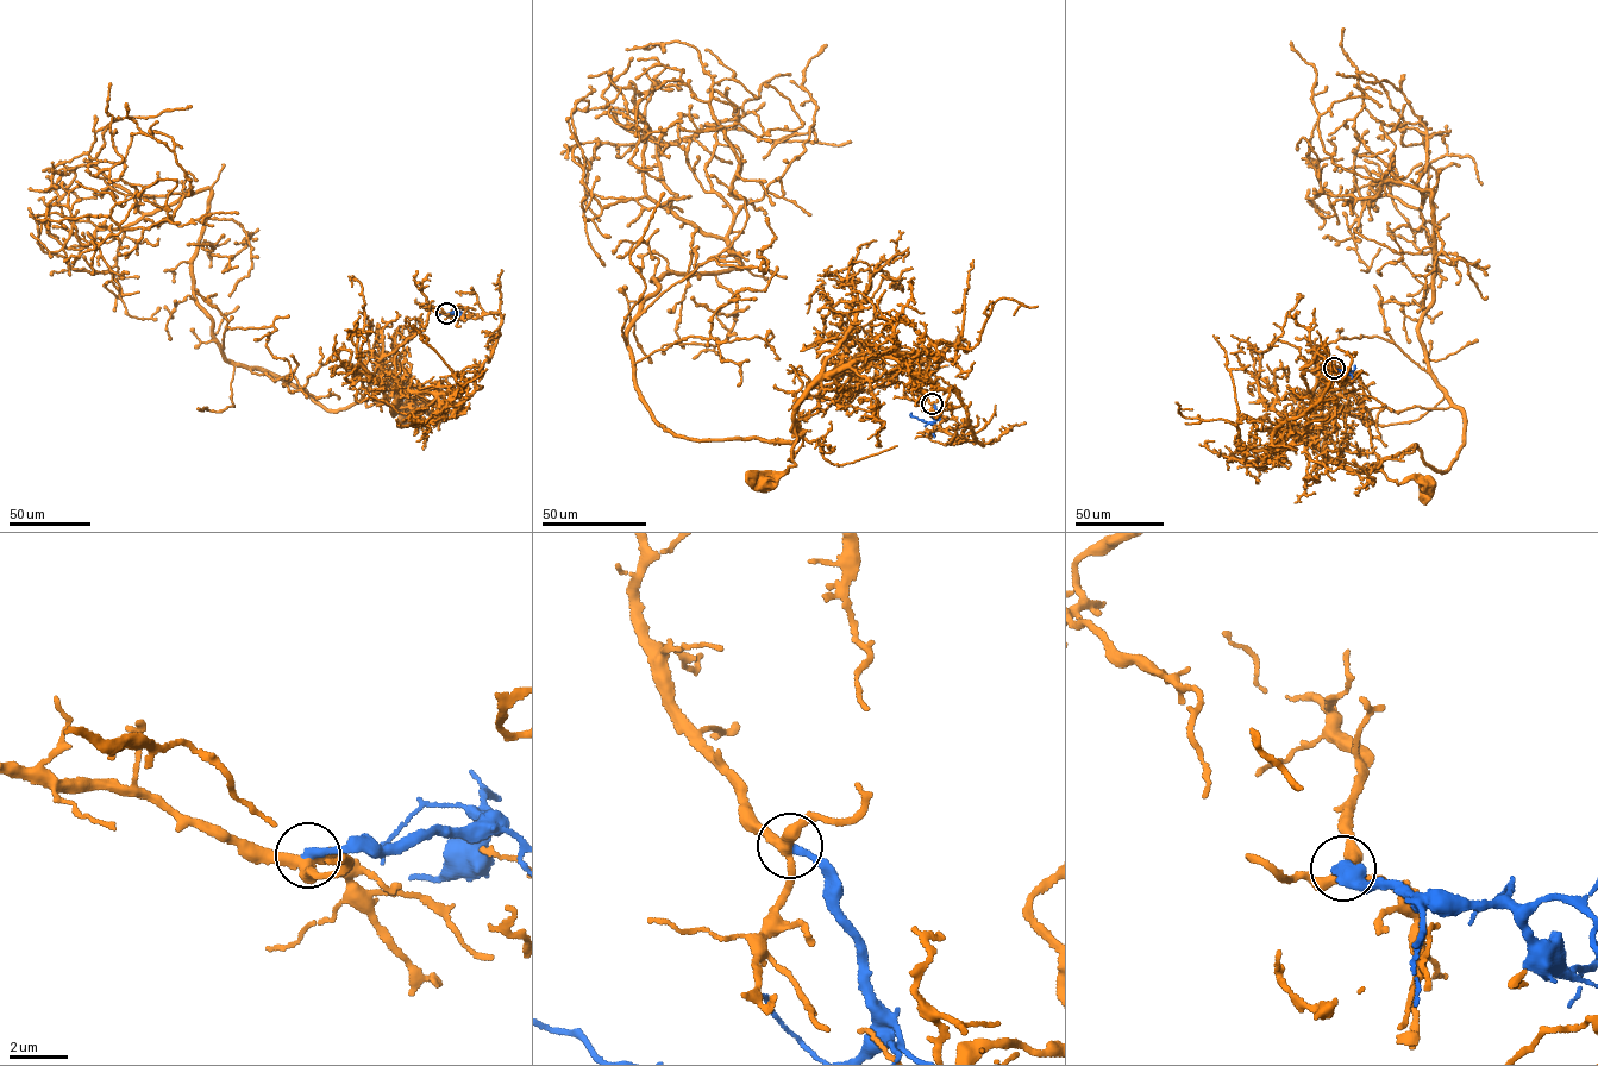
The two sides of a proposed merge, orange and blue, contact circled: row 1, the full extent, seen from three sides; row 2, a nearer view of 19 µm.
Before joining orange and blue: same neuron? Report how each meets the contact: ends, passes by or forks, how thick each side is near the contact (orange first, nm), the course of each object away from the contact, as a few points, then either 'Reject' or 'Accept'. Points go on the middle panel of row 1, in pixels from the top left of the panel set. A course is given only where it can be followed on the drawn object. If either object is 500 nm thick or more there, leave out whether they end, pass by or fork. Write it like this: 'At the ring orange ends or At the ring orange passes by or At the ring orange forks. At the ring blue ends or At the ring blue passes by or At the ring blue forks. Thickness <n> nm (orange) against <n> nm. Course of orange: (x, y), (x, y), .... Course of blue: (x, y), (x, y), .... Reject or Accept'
At the ring orange forks. At the ring blue ends. Thickness 320 nm (orange) against 280 nm. Course of orange: (932, 405), (926, 361), (851, 343), (838, 375), (795, 408), (794, 465), (764, 482). Course of blue: (932, 403), (938, 415), (933, 422), (917, 419), (912, 413). Reject

